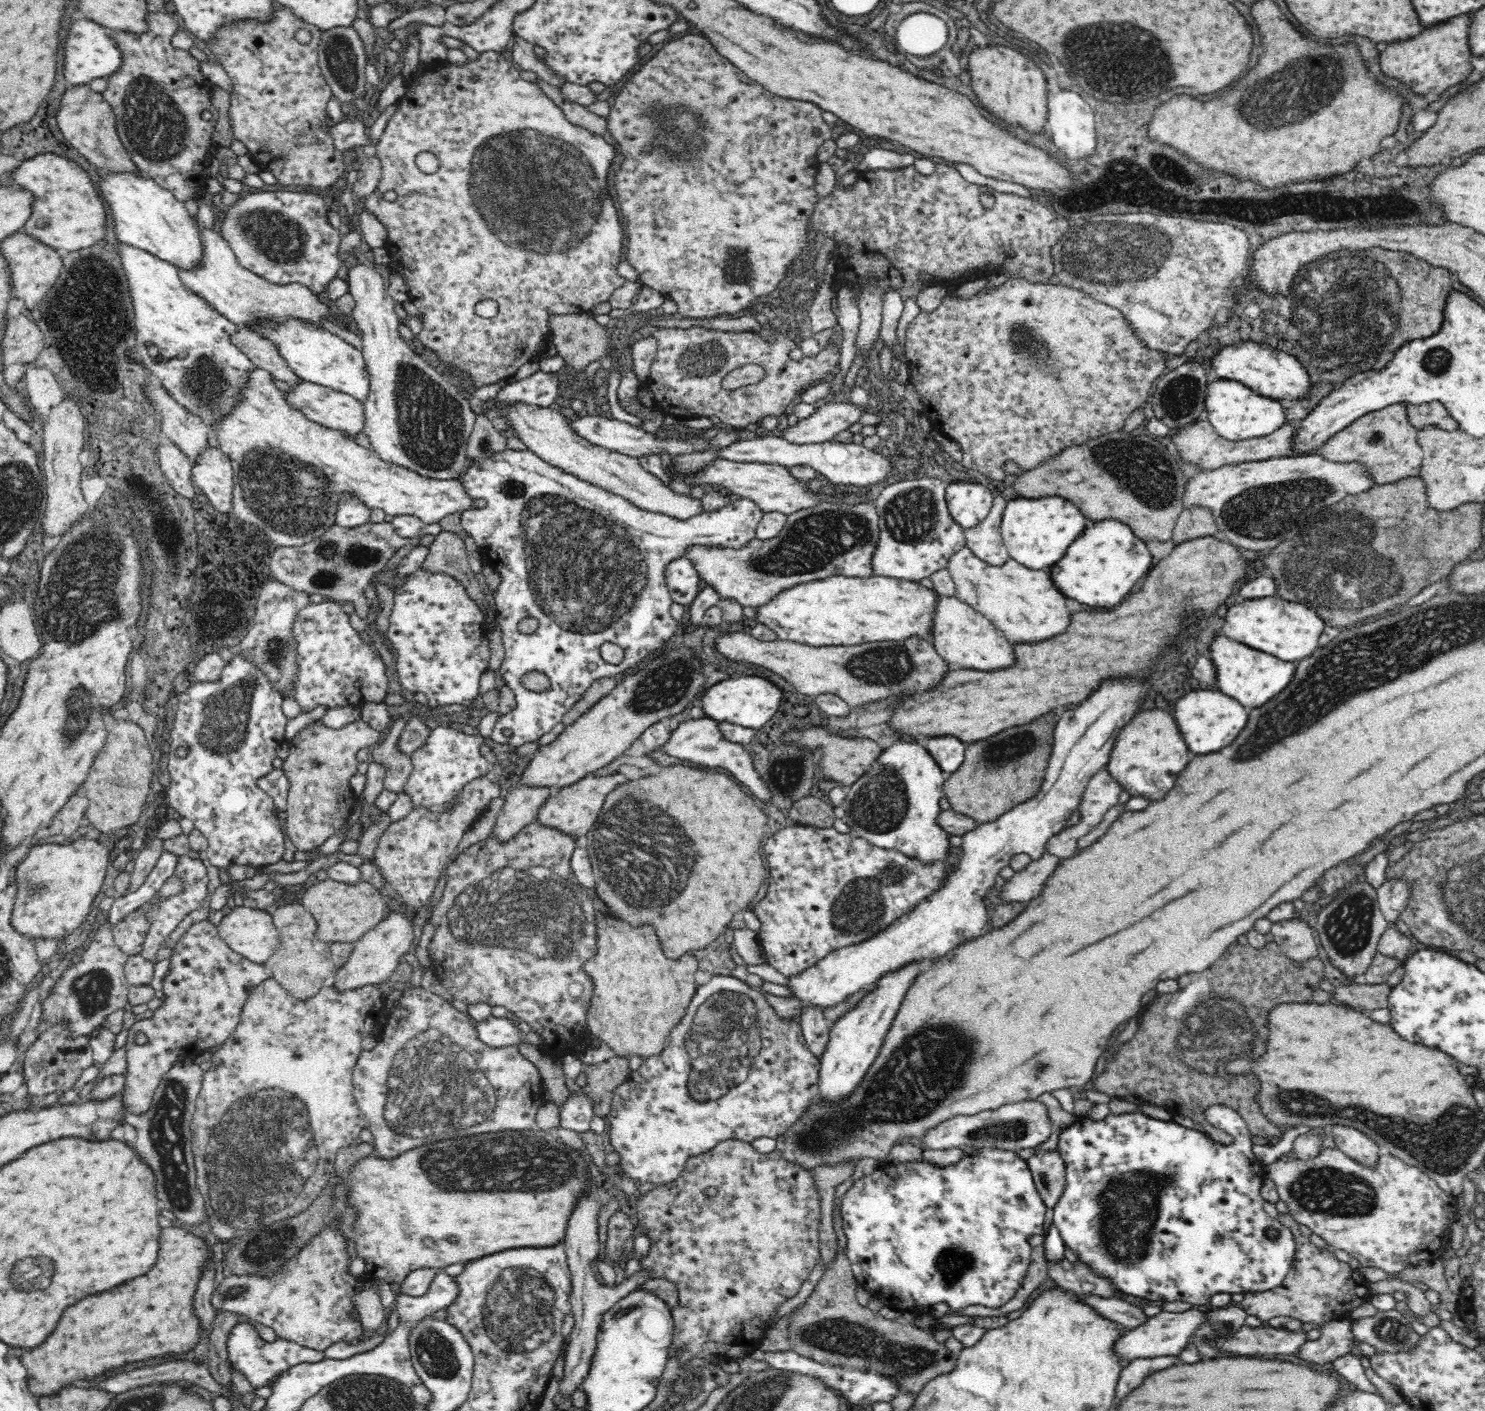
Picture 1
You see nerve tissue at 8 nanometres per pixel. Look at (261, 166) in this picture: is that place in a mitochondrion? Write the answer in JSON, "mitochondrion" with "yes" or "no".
{"mitochondrion":"no"}

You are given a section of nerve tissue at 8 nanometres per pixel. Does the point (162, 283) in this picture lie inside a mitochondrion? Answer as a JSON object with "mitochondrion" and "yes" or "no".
{"mitochondrion":"no"}

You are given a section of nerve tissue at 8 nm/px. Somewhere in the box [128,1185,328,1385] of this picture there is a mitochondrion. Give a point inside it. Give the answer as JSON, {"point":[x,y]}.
{"point":[264,1248]}

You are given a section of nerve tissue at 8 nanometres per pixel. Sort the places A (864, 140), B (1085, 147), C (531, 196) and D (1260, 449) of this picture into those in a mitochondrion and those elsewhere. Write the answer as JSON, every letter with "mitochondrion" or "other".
{"A":"other","B":"other","C":"mitochondrion","D":"other"}

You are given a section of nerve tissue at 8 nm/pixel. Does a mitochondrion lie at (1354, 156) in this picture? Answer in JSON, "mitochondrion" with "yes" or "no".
{"mitochondrion":"no"}

